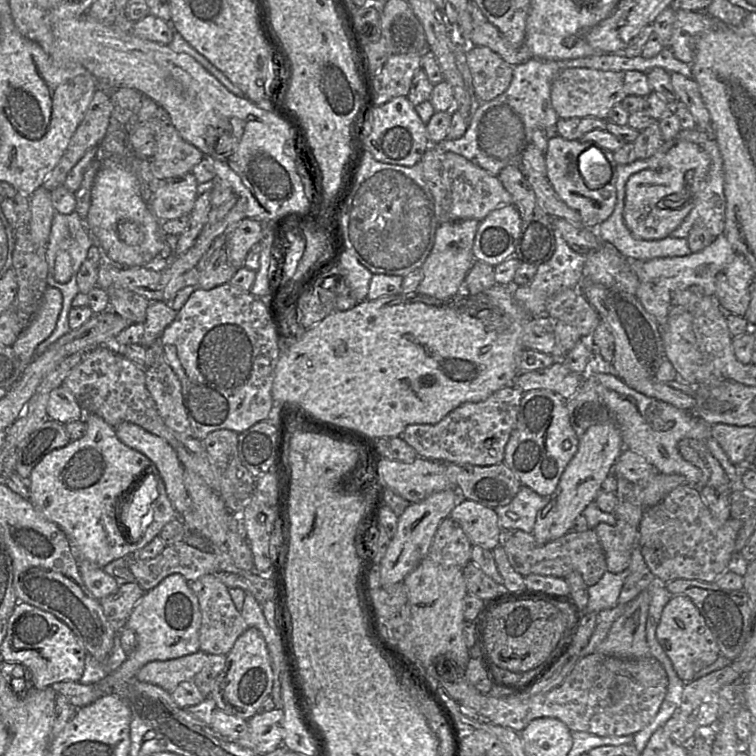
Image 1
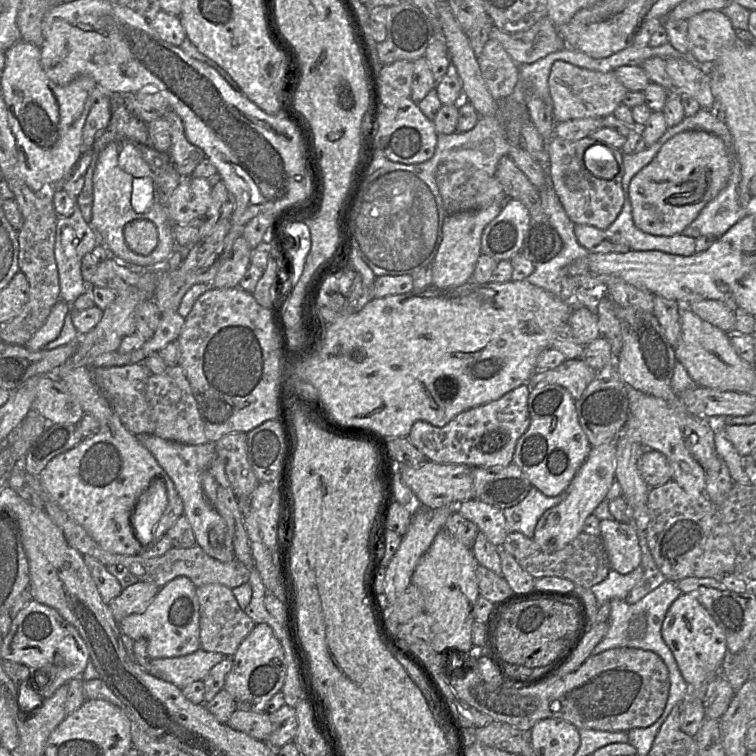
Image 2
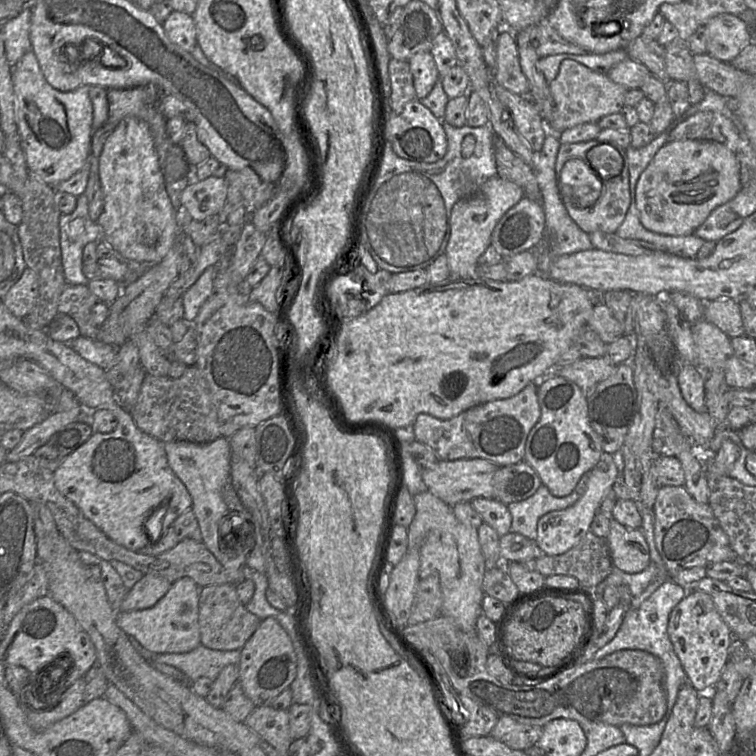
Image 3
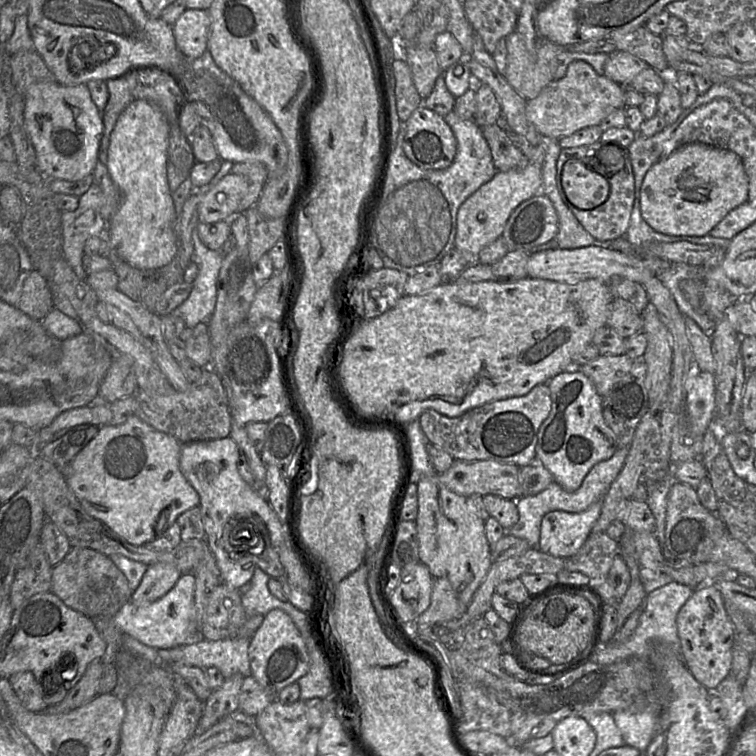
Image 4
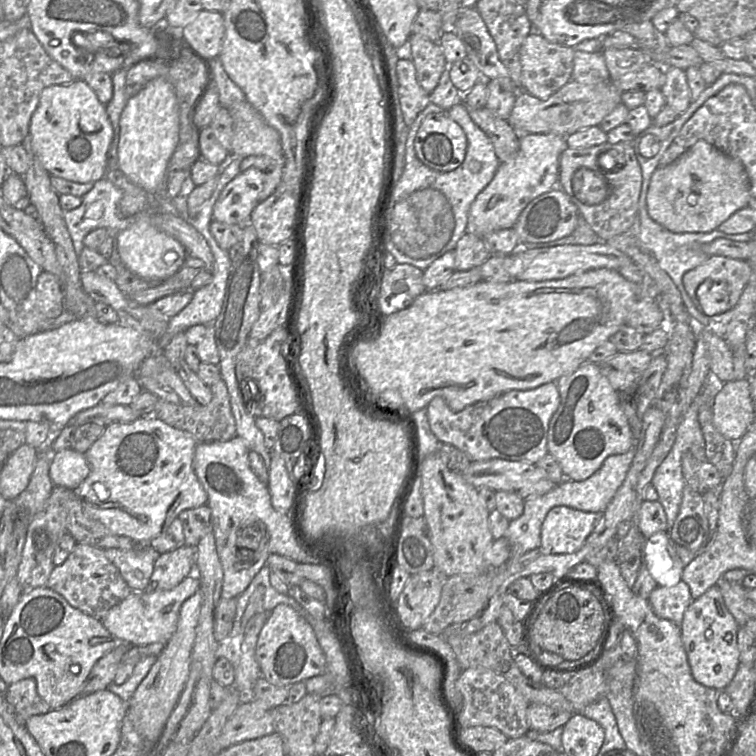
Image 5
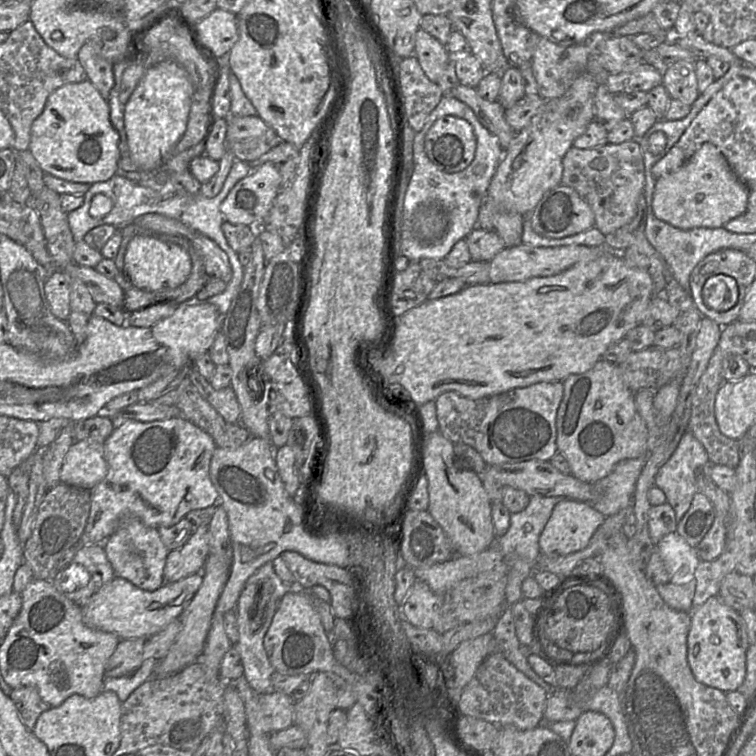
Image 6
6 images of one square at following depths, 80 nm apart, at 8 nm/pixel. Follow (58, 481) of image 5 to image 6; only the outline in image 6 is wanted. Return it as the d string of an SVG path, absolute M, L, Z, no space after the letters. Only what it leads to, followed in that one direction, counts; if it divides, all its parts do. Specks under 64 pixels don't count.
M74 442L63 458L59 483L90 490L106 476L107 470L103 442Z

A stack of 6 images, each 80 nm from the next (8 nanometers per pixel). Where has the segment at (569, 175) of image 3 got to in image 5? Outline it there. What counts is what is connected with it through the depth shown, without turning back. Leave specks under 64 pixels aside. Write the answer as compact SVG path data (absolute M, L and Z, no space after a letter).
M579 168L572 177L574 196L587 205L596 205L604 201L610 192L603 175L588 168Z

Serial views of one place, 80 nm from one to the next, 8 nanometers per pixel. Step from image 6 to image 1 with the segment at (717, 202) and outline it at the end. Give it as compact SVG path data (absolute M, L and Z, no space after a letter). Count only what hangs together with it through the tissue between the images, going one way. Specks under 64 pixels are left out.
M676 140L655 169L632 174L625 188L623 220L637 238L655 240L669 236L694 208L710 167L710 157L698 144Z

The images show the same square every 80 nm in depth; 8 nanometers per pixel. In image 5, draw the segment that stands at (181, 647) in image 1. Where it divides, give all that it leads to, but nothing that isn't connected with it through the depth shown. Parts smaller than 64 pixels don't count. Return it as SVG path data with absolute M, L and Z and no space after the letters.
M191 573L171 590L152 593L132 591L127 598L108 610L100 621L119 643L134 646L167 643L177 628L183 603L195 594L199 585L197 574Z

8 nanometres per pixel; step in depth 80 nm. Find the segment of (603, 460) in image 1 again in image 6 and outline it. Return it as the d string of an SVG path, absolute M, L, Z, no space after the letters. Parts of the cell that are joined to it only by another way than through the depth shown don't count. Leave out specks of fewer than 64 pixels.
M567 499L557 503L539 538L540 552L549 557L572 554L584 549L595 531L604 522L605 516L588 502Z

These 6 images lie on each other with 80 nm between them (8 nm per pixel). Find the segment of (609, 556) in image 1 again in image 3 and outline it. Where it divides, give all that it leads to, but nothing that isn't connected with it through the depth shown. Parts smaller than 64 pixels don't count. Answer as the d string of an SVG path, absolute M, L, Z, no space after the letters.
M609 519L608 542L612 567L627 574L643 571L652 564L648 543L642 530L629 528Z

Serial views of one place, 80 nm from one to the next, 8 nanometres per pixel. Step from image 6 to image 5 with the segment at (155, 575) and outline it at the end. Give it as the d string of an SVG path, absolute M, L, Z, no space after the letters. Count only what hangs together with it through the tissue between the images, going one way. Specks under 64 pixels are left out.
M148 543L136 545L131 550L110 548L104 552L134 592L145 590L153 573L154 563L160 556Z

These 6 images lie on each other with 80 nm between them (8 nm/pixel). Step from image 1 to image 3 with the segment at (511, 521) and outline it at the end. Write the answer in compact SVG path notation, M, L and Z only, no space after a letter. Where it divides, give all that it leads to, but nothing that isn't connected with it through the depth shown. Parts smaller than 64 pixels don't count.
M589 471L583 474L575 489L566 496L556 497L546 486L541 485L531 497L508 504L512 516L510 532L522 534L536 541L537 523L540 517L548 512L573 505L584 493L588 475Z

